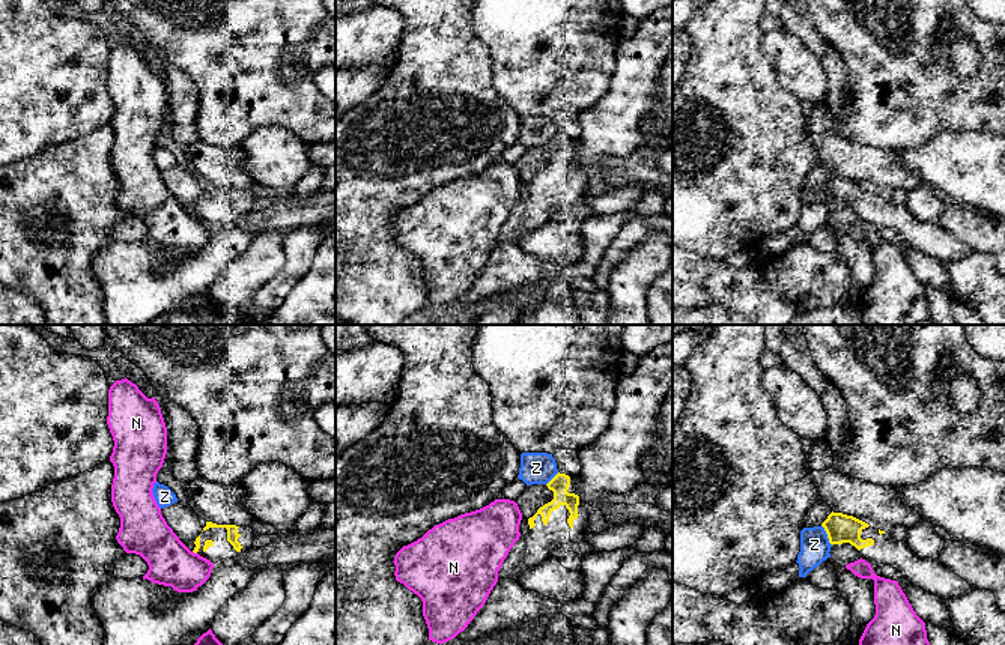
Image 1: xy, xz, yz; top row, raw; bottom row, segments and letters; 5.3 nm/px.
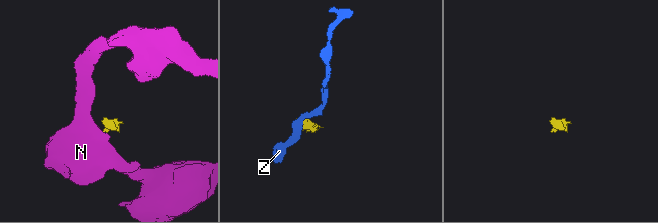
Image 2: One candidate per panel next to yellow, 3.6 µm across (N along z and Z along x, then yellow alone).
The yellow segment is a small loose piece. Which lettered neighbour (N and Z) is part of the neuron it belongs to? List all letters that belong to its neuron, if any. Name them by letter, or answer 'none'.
none

